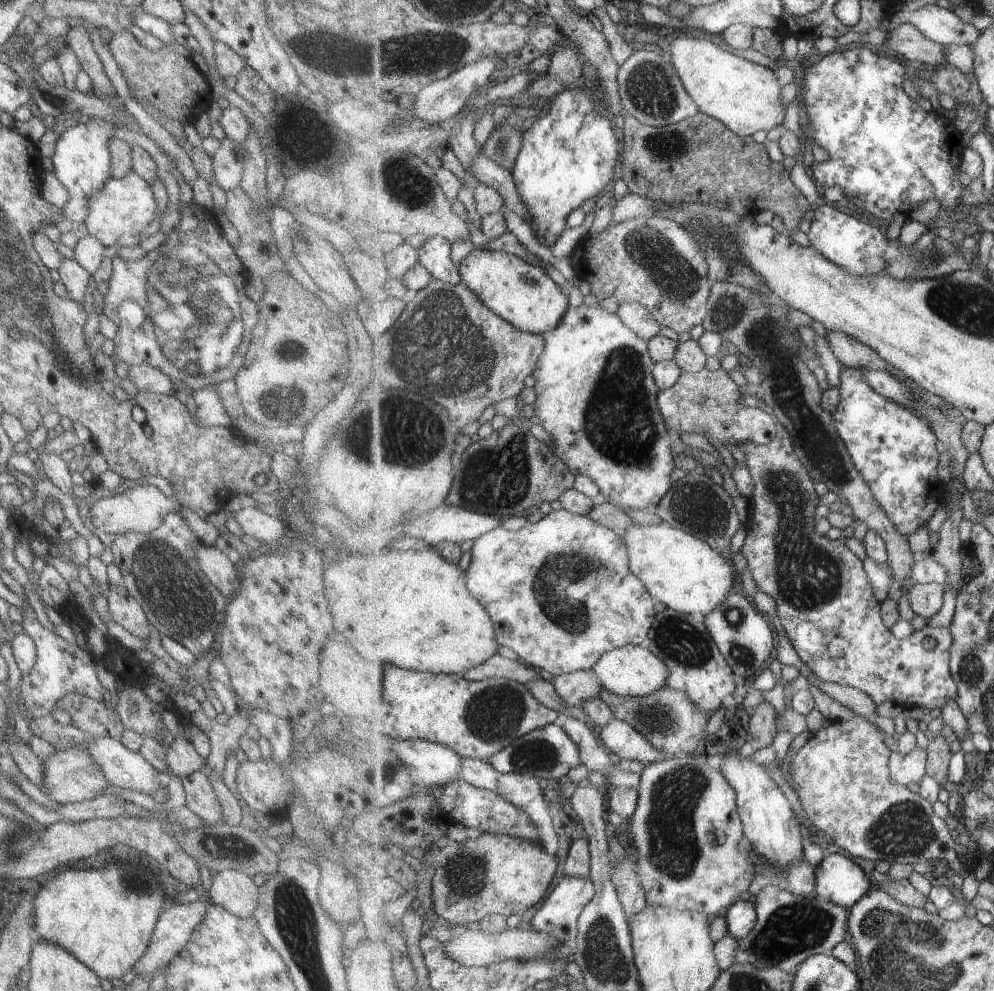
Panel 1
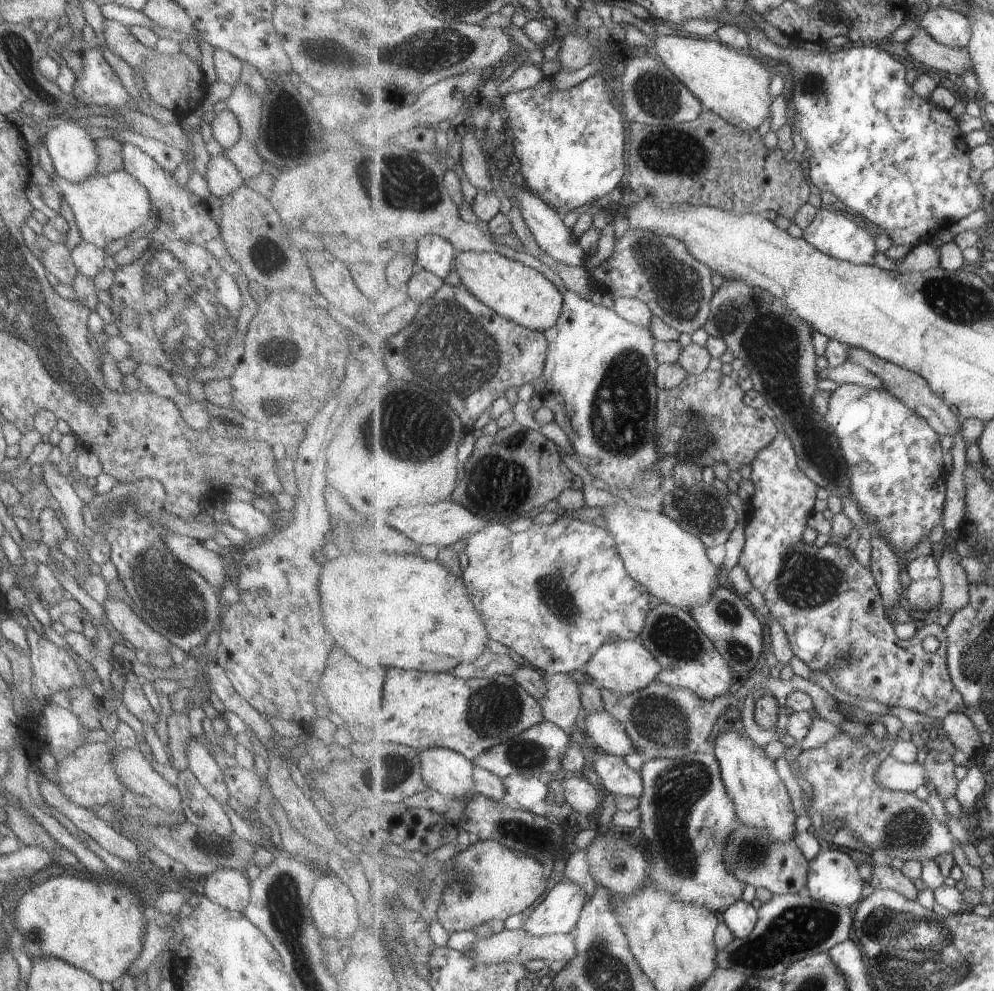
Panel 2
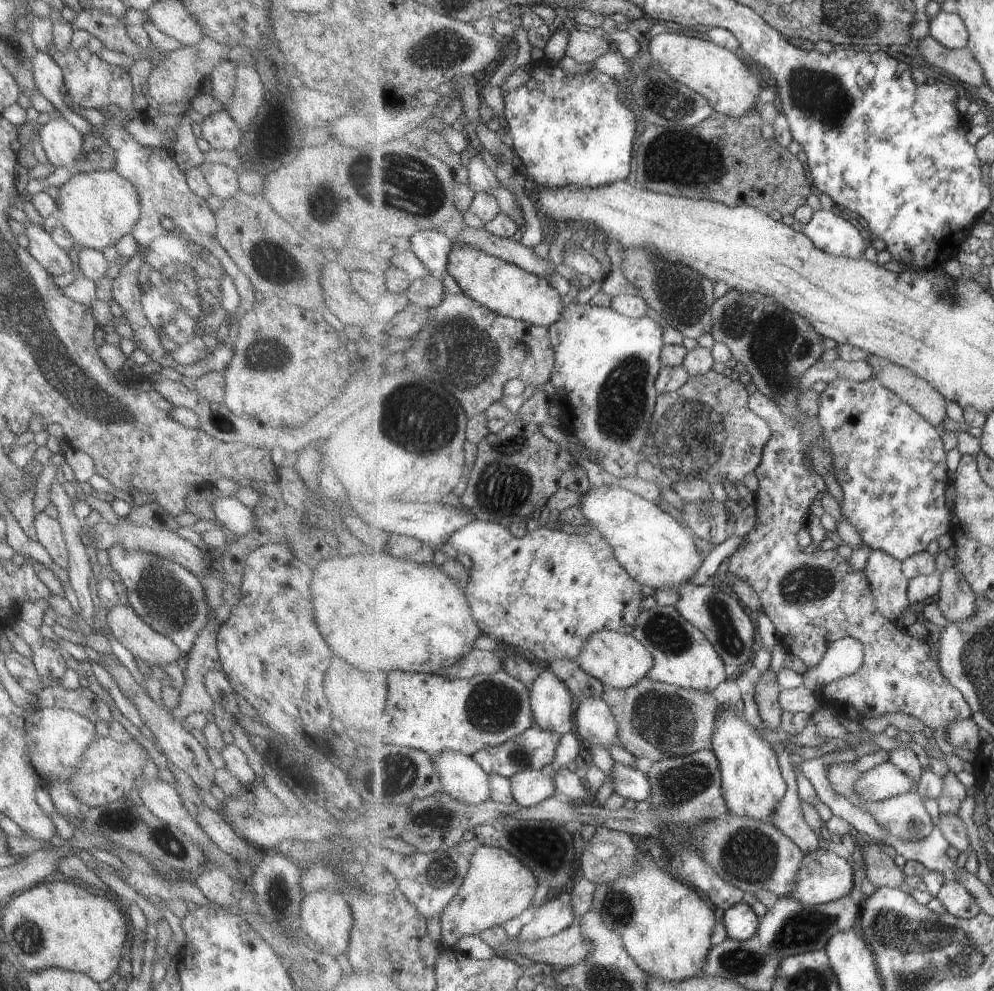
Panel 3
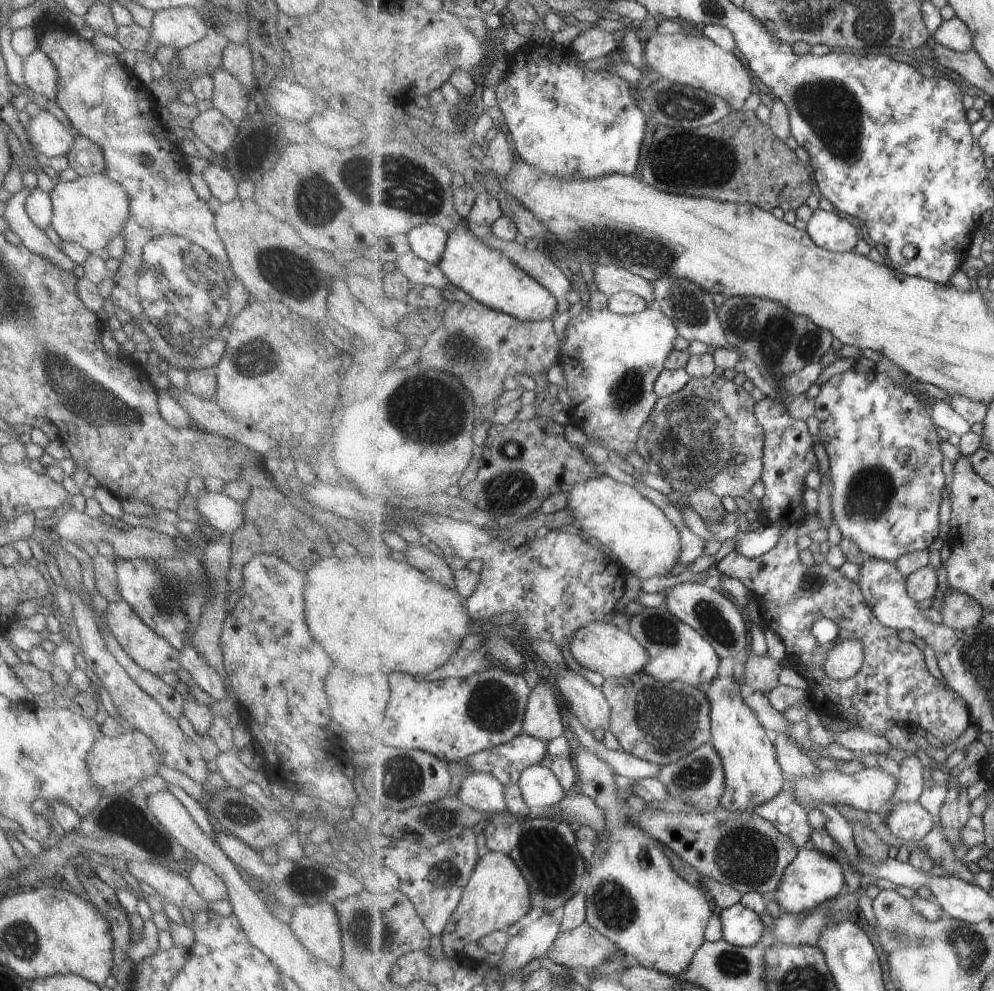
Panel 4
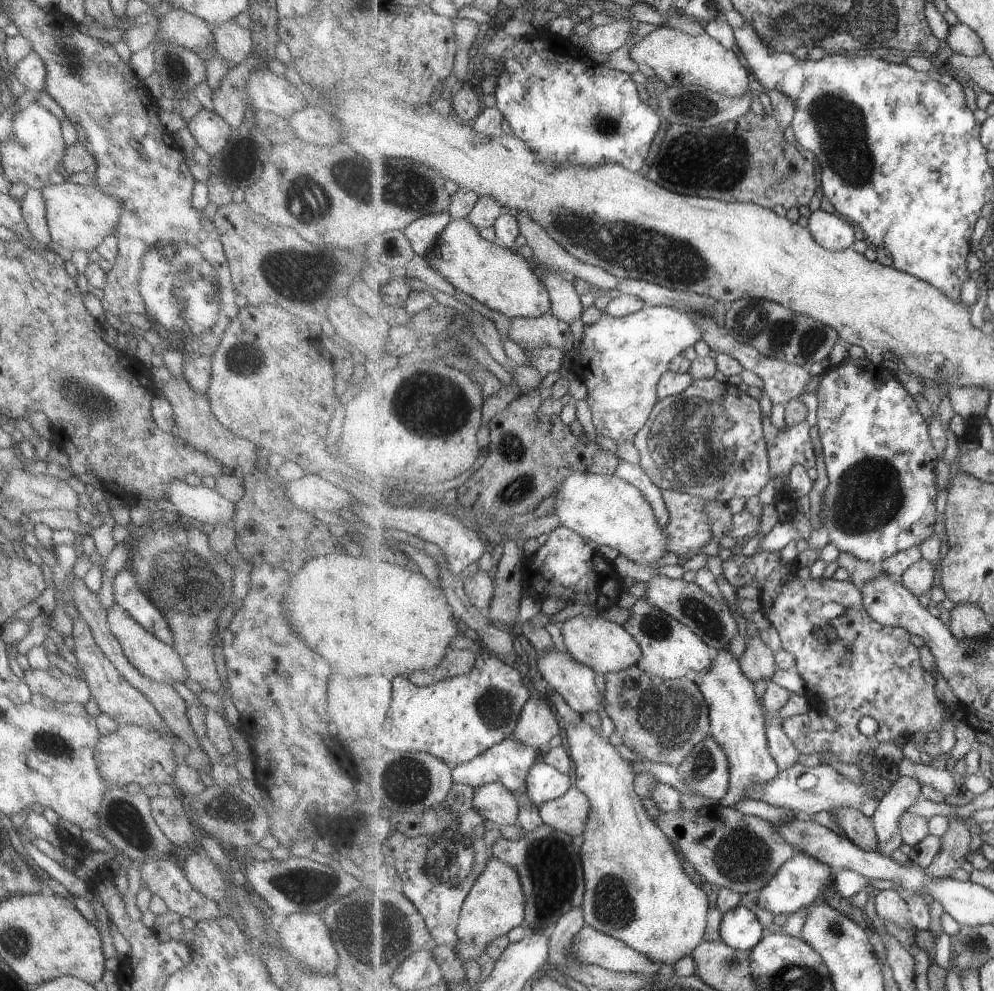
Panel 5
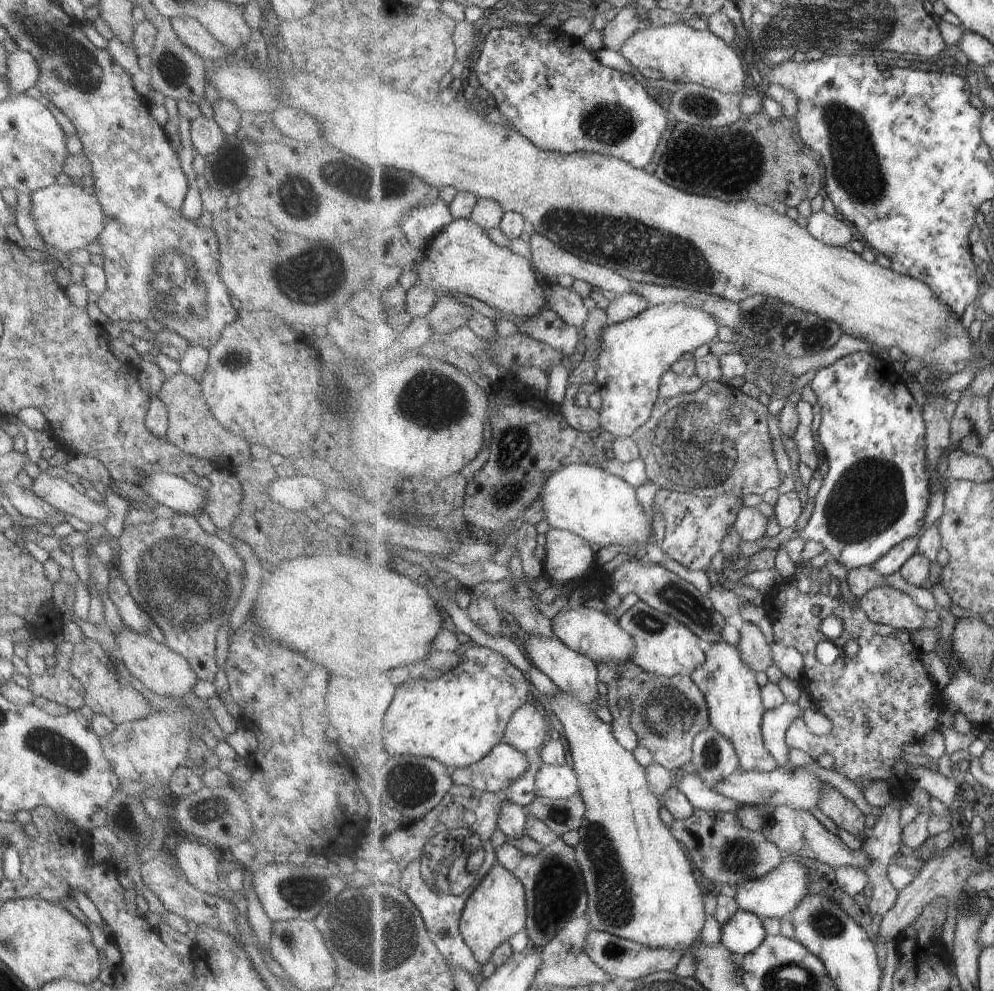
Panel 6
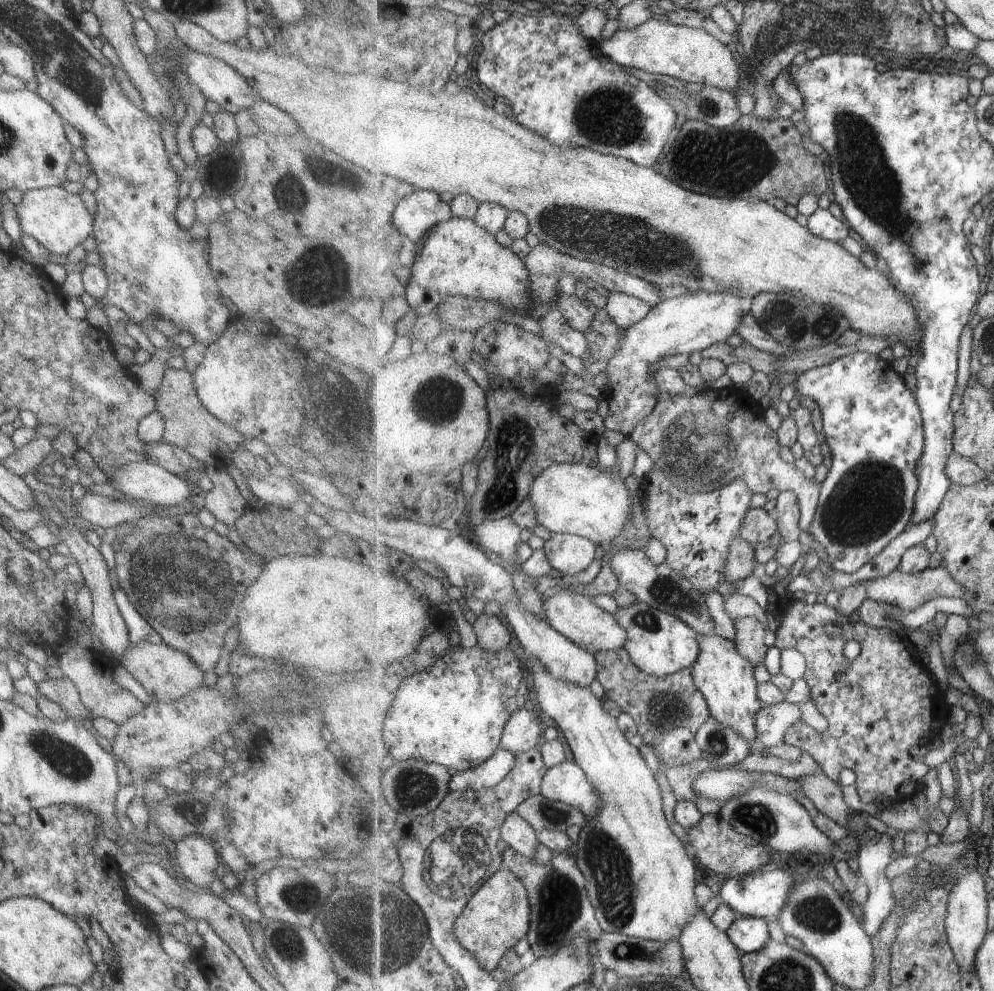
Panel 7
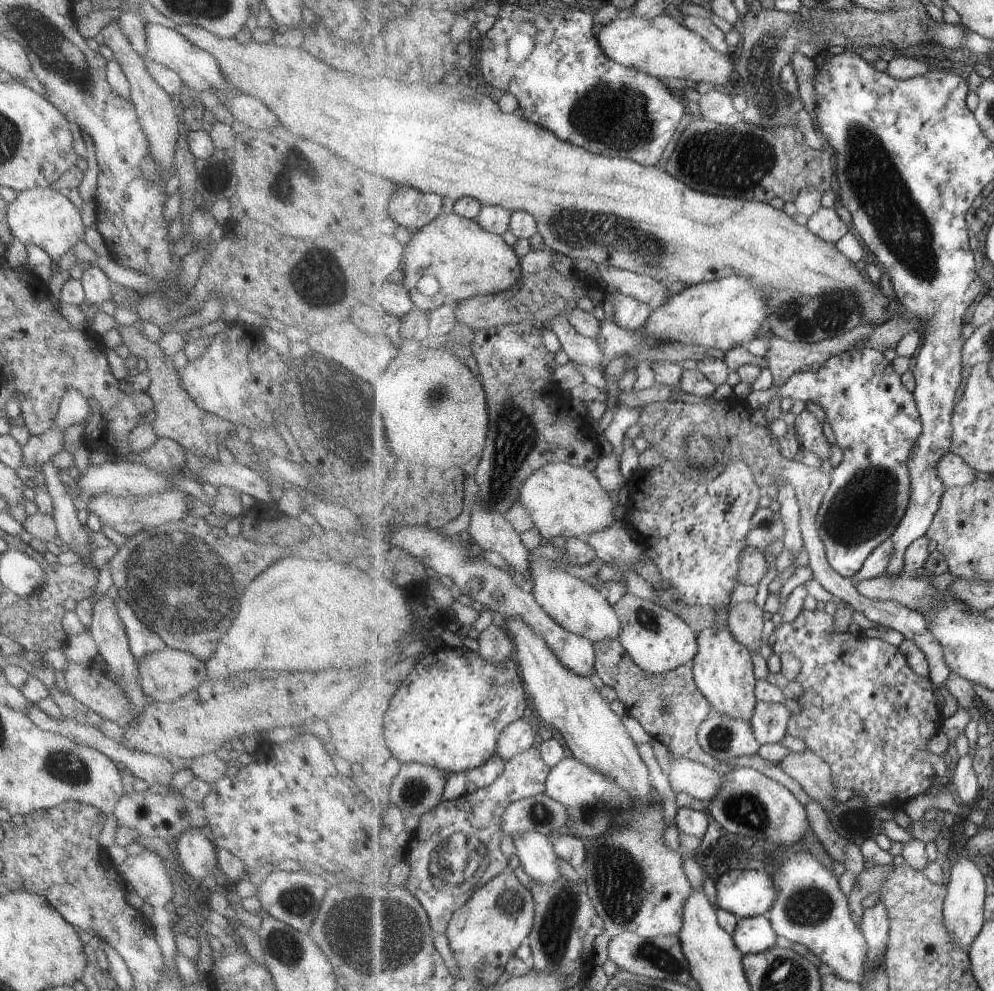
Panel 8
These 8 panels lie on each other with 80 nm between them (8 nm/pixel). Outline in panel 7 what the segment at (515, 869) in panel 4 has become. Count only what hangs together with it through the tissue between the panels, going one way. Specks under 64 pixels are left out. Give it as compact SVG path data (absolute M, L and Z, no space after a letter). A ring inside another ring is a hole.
M501 869L492 875L486 876L484 881L470 892L469 903L466 905L461 916L455 920L455 936L457 936L459 944L467 952L471 952L471 956L490 974L500 968L505 954L509 950L514 950L515 945L523 936L527 937L530 930L531 918L532 903L529 899L528 888L525 887L525 884L513 872Z

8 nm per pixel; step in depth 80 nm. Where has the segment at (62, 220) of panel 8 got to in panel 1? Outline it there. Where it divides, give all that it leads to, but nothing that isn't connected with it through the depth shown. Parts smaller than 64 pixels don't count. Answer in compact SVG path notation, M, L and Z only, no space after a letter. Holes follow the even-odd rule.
M133 172L127 173L123 178L109 177L98 194L87 199L86 207L88 214L82 224L87 234L97 238L104 247L113 245L121 234L141 234L159 209L150 184Z

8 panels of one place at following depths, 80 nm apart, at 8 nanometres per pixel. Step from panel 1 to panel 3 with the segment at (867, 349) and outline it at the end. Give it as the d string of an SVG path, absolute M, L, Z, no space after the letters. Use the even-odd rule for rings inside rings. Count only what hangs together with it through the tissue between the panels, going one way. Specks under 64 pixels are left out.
M870 354L867 361L883 386L896 392L909 406L928 418L933 426L941 426L945 422L947 400L927 380L909 368L877 355Z

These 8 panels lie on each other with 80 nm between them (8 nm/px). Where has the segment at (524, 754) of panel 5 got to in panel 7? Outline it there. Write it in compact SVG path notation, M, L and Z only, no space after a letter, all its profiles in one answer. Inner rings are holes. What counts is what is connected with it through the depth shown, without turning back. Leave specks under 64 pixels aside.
M505 748L497 750L489 761L481 766L465 771L453 773L450 792L463 792L465 790L481 790L493 788L500 784L511 773L517 764L516 754Z

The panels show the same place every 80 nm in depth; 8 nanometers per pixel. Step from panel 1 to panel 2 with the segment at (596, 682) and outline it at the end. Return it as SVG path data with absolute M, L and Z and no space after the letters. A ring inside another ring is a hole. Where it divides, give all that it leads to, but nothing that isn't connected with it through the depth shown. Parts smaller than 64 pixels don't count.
M553 673L545 674L546 678L546 692L541 701L546 720L558 724L564 728L568 733L570 726L573 726L579 720L582 707L582 684L571 673Z

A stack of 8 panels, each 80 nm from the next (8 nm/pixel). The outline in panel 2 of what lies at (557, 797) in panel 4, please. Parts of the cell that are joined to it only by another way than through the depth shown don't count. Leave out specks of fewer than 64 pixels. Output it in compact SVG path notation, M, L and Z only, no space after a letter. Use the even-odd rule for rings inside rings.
M509 775L502 781L505 785L507 799L527 810L531 810L536 802L544 800L549 792L545 779L540 777Z

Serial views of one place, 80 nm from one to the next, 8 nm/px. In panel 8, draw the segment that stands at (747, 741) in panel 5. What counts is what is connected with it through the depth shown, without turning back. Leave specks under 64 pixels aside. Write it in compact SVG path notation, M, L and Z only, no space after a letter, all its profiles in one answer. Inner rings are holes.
M703 628L698 632L698 643L699 652L691 663L699 690L708 698L713 709L747 724L751 723L760 701L756 697L758 680L755 678L750 650L737 642L729 629Z

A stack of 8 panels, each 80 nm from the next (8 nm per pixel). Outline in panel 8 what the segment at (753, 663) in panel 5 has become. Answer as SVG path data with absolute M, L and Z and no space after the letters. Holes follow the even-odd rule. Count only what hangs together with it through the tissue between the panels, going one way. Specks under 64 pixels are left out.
M755 601L731 602L727 624L733 636L750 652L761 652L763 644L763 628L765 628L764 609L759 608Z

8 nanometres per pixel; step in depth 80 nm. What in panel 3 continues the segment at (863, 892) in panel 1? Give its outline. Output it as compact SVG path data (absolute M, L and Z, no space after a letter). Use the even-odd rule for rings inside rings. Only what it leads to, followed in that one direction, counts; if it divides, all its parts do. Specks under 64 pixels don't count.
M821 848L803 859L792 894L805 904L820 905L848 897L853 888L853 863L849 858Z

